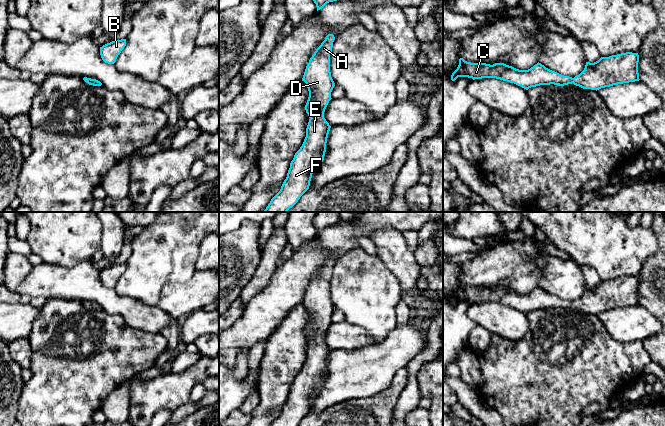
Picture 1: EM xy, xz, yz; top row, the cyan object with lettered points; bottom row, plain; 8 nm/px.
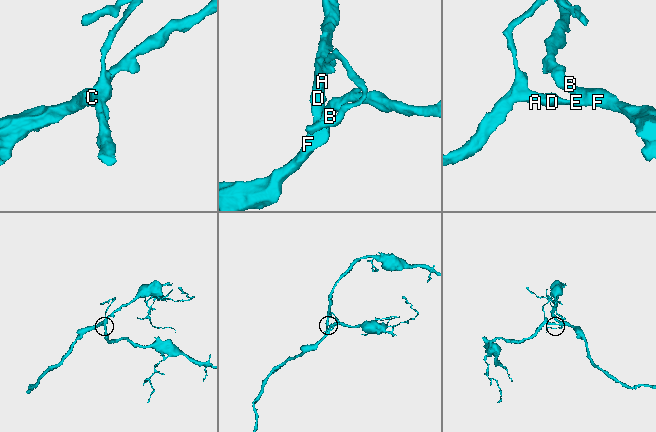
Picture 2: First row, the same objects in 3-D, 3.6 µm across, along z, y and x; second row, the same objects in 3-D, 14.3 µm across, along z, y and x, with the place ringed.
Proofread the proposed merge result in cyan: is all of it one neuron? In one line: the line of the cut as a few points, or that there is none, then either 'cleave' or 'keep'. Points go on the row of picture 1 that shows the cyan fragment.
no cut | keep

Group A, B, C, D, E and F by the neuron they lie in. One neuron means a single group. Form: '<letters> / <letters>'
A B C D E F

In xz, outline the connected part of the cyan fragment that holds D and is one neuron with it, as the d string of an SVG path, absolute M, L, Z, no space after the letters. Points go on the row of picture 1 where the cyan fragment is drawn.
M328 34L306 66L302 78L309 91L305 105L310 118L306 137L290 163L280 191L263 212L287 212L292 208L309 189L312 174L320 168L324 160L331 128L324 118L324 112L332 99L331 92L335 86L330 72L330 55L334 40L334 35Z

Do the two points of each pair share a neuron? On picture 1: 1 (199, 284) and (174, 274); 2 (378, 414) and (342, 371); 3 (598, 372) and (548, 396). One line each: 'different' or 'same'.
1: different
2: different
3: same

